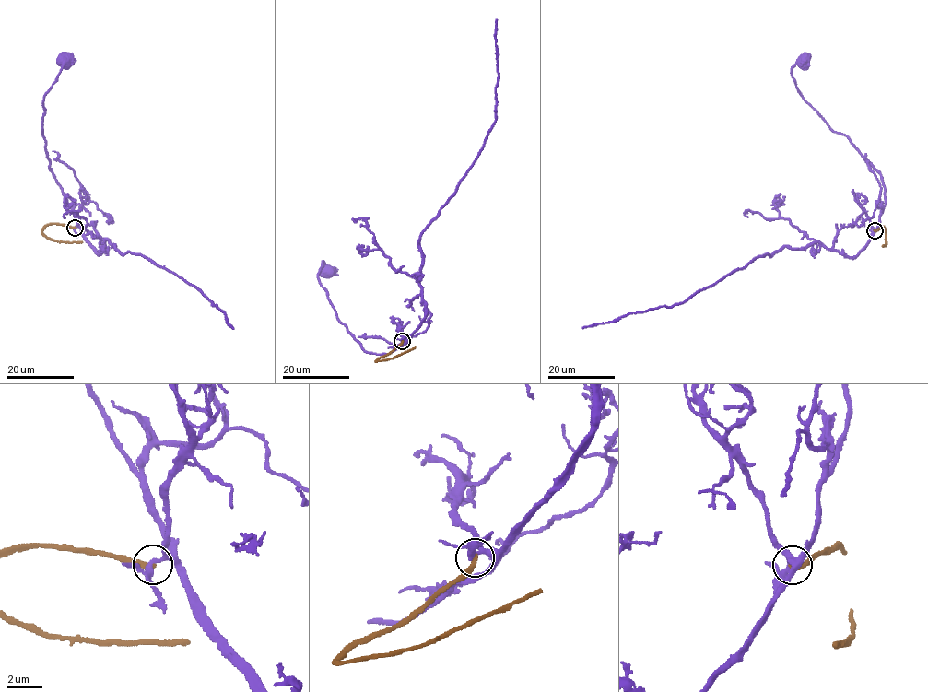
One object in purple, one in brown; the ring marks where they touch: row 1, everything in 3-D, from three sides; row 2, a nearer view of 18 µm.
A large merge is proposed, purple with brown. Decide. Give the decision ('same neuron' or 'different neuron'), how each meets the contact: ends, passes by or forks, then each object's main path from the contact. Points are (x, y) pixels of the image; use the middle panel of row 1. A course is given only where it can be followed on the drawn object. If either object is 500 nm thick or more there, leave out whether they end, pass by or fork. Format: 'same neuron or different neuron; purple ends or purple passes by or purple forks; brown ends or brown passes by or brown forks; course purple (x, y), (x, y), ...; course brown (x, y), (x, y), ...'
different neuron; purple forks; brown ends; course purple (402, 342), (388, 353), (362, 348), (338, 320), (322, 285), (318, 275), (323, 261), (327, 271); course brown (402, 342), (376, 361), (393, 357), (415, 346)

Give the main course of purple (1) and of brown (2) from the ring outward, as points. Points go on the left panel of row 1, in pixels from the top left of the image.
1: (75, 228), (78, 222), (49, 167), (42, 134), (46, 92), (65, 59)
2: (75, 228), (50, 224), (42, 232), (57, 241), (82, 242)

